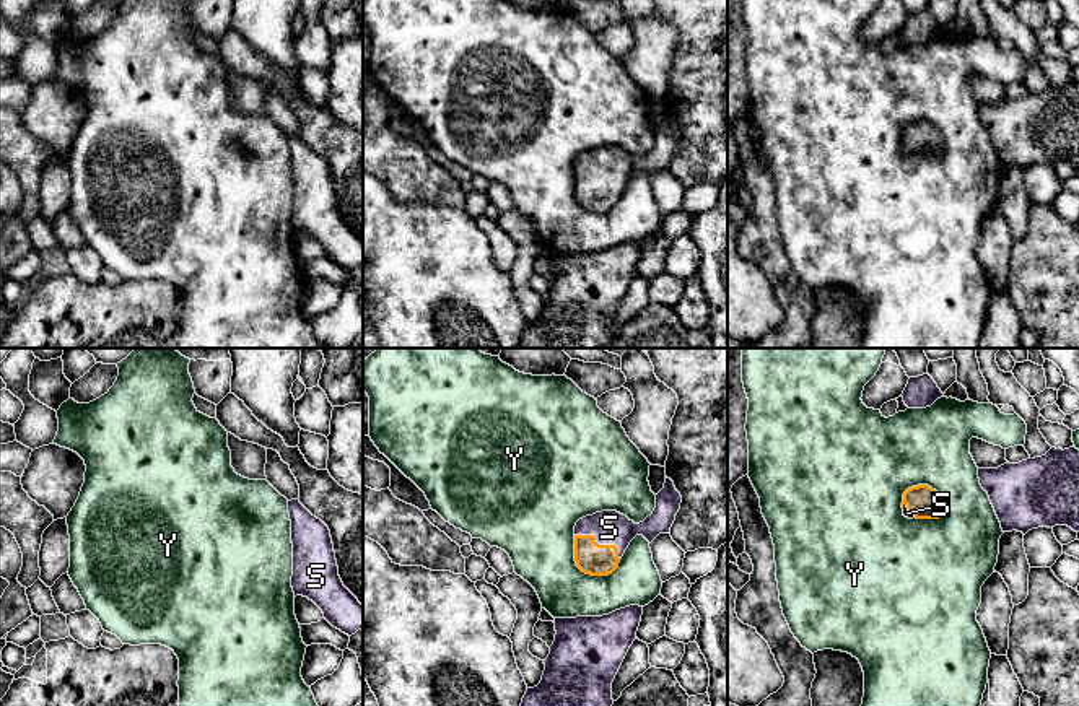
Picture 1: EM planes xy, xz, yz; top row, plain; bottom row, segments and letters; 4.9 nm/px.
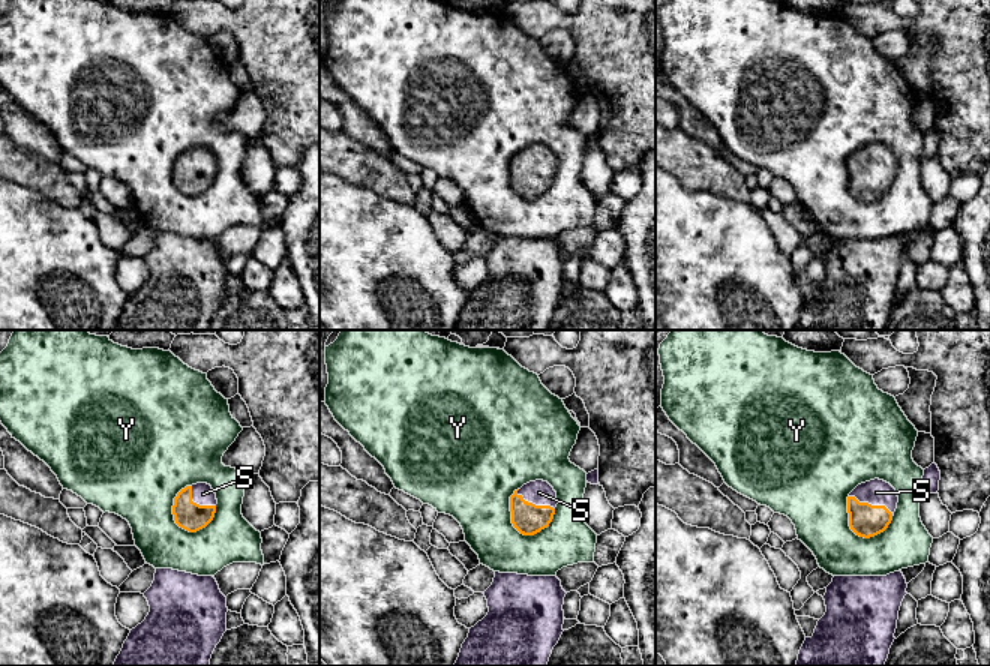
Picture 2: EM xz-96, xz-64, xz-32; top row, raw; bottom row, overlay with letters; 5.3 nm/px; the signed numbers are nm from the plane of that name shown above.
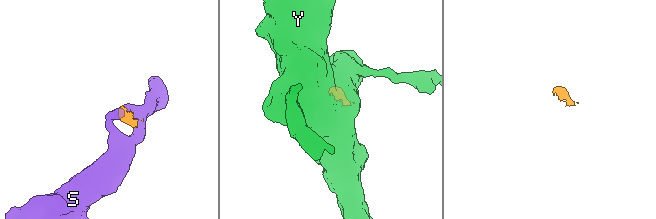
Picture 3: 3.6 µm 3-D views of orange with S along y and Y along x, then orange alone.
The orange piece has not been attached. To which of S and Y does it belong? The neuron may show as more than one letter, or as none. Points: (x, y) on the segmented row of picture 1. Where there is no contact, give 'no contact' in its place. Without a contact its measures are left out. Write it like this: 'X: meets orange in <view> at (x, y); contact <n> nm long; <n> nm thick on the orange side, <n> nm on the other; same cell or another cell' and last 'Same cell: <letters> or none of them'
S: meets orange in xz at (601, 545); contact 260 nm long; 160 nm thick on the orange side, 170 nm on the other; same cell
Y: meets orange in yz at (923, 485); contact 240 nm long; 160 nm thick on the orange side, 400 nm on the other; another cell
Same cell: S

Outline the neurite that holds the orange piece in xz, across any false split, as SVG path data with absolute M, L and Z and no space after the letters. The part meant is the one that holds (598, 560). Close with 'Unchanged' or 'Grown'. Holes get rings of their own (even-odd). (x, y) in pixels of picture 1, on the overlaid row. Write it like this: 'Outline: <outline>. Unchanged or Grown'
Outline: M666 477L664 488L656 495L653 514L640 524L617 511L602 511L579 519L574 525L576 566L591 576L612 574L636 535L643 535L651 543L659 534L671 532L680 503L680 493Z. Grown

